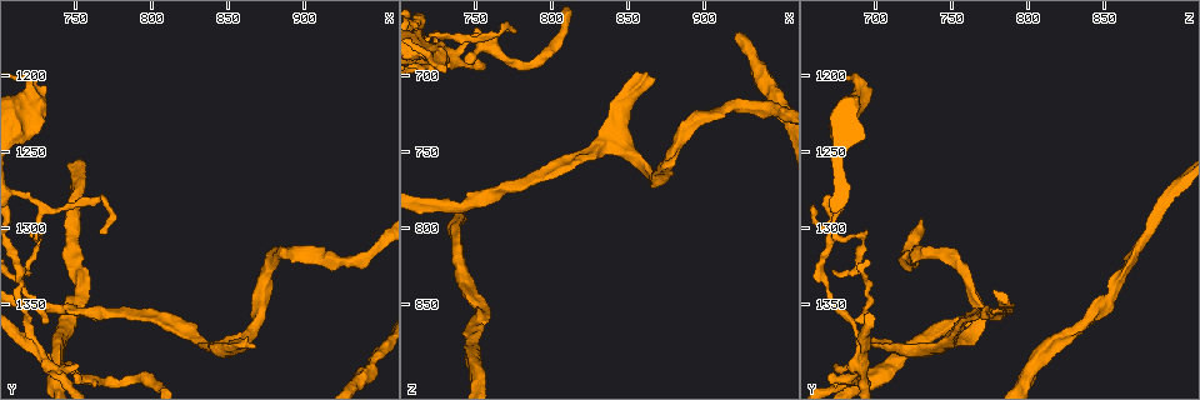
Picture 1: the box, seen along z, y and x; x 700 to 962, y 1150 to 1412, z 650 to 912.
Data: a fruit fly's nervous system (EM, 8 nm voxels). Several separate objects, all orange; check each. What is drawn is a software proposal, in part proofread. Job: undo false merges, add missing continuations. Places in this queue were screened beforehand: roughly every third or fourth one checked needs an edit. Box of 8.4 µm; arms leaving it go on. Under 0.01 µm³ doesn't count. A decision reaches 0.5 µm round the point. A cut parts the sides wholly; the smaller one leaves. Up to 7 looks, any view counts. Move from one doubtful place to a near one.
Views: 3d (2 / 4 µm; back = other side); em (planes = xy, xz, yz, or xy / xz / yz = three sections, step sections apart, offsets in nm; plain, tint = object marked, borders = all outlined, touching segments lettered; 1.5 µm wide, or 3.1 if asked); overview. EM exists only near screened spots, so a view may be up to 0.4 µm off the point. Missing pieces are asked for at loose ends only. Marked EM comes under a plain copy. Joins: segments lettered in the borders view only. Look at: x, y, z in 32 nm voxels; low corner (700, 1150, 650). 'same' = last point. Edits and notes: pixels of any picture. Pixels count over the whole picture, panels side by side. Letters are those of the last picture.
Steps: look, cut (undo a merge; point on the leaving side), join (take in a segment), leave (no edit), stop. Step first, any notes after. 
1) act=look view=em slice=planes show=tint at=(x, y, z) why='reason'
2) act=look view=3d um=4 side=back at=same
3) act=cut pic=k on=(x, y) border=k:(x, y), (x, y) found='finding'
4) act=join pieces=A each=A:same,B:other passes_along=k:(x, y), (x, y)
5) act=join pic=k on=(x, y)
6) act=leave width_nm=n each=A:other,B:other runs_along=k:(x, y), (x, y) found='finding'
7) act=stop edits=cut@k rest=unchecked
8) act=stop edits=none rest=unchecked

act=look view=em slice=planes show=borders at=(864, 1378, 698) why='branch stops here'

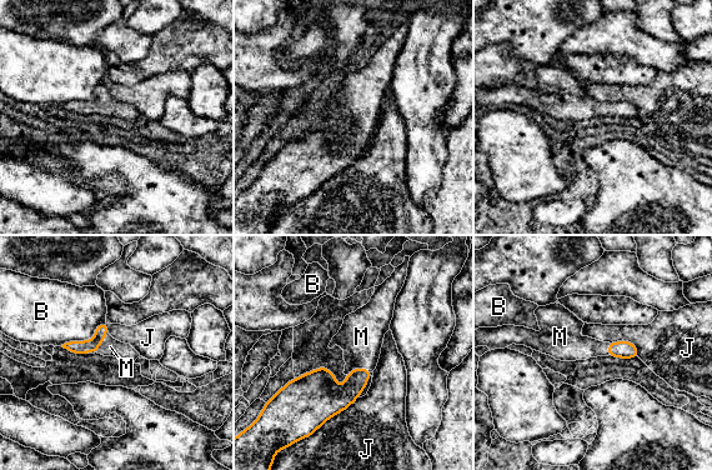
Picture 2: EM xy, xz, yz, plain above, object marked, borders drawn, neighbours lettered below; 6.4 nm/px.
act=join pieces=M each=B:other,J:other,M:same passes_along=2:(335, 398), (360, 368), (361, 336) found='it goes on there'

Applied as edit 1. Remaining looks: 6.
act=look view=overview why='redraw'

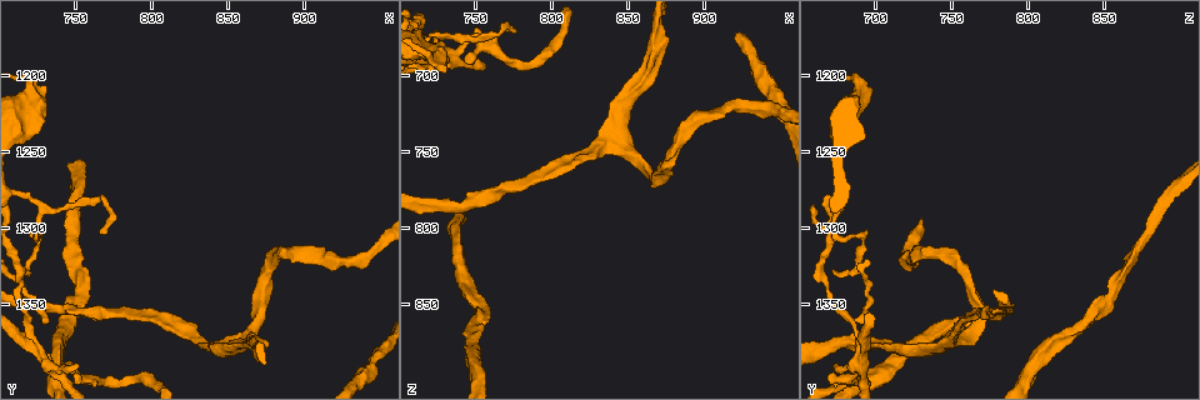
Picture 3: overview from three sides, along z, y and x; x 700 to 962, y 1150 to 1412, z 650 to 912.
act=look view=3d um=2 at=(768, 1302, 668) why='thin end'

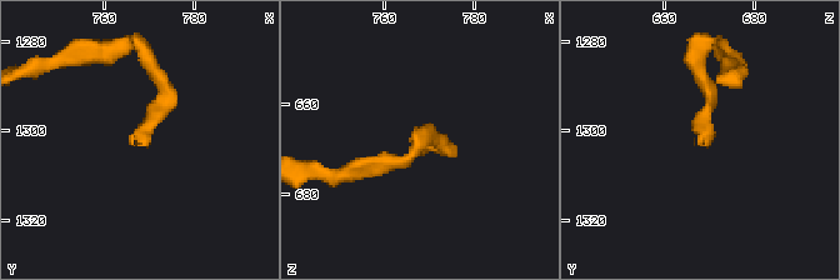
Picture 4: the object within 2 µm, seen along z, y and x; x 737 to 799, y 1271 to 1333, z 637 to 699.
act=look view=em slice=planes show=borders at=(769, 1304, 668) why='need the tissue'

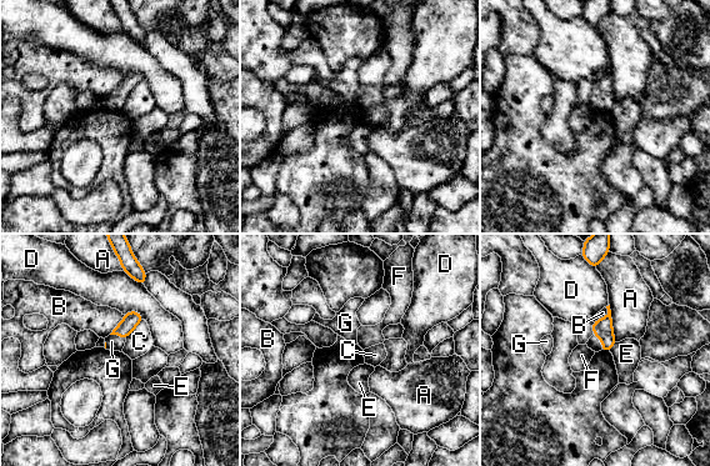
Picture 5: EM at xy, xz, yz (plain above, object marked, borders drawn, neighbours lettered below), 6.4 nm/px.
act=join pieces=G width_nm=90 each=A:other,B:other,C:other,D:other,E:other,F:other,G:same passes_along=5:(603, 329), (603, 341), (595, 344) found='the neuron continues'

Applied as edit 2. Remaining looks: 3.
act=look view=overview

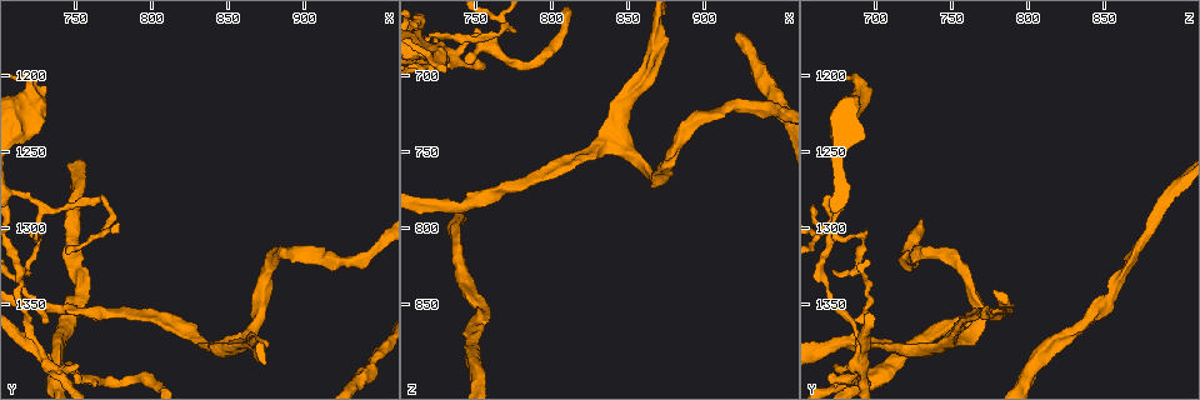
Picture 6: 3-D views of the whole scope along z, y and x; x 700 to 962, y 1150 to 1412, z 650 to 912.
act=look view=em slice=planes show=borders at=(732, 1388, 688) why='abrupt turn'

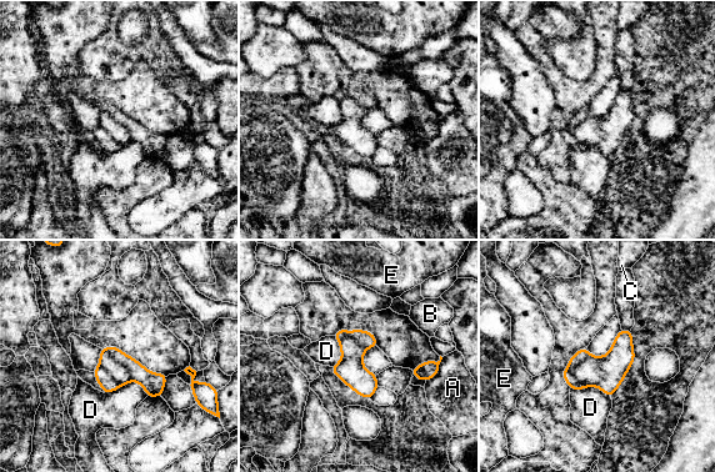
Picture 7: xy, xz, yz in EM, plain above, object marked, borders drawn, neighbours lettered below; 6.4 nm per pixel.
act=cut pic=7 on=(606, 372) each=A:other,B:other,C:other,D:other,E:other border=7:(588, 354), (573, 370), (584, 386) found='a second neuron is stuck on'

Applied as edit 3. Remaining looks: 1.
act=stop edits=join@2,join@5,cut@7 rest=unchecked

